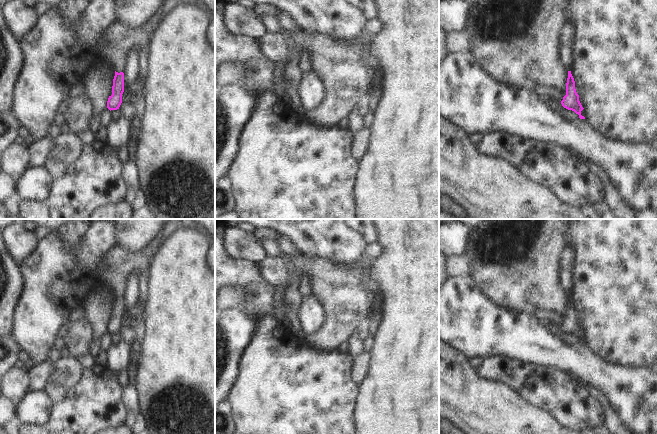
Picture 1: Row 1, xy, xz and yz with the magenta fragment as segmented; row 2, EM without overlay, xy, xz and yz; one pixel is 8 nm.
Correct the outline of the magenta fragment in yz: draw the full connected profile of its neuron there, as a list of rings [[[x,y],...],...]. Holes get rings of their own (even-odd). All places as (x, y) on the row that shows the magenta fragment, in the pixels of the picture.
[[[567,23],[562,31],[561,35],[561,60],[568,71],[568,78],[566,83],[566,95],[563,97],[561,104],[564,108],[574,111],[579,115],[580,119],[585,119],[581,115],[581,111],[584,109],[579,101],[579,95],[575,89],[575,81],[571,74],[573,67],[573,43],[575,39],[575,28],[572,23]]]

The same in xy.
[[[156,12],[146,24],[139,28],[131,29],[119,23],[113,23],[95,41],[94,48],[102,54],[115,71],[112,95],[109,96],[107,101],[107,108],[110,111],[119,109],[122,103],[124,92],[123,72],[126,57],[129,51],[137,45],[141,46],[140,77],[138,80],[144,86],[148,71],[148,45],[162,20],[162,12]]]

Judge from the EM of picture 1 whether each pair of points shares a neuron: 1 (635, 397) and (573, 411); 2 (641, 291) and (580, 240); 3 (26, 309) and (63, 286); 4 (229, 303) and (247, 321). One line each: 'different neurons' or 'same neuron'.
1: different neurons
2: same neuron
3: same neuron
4: different neurons

